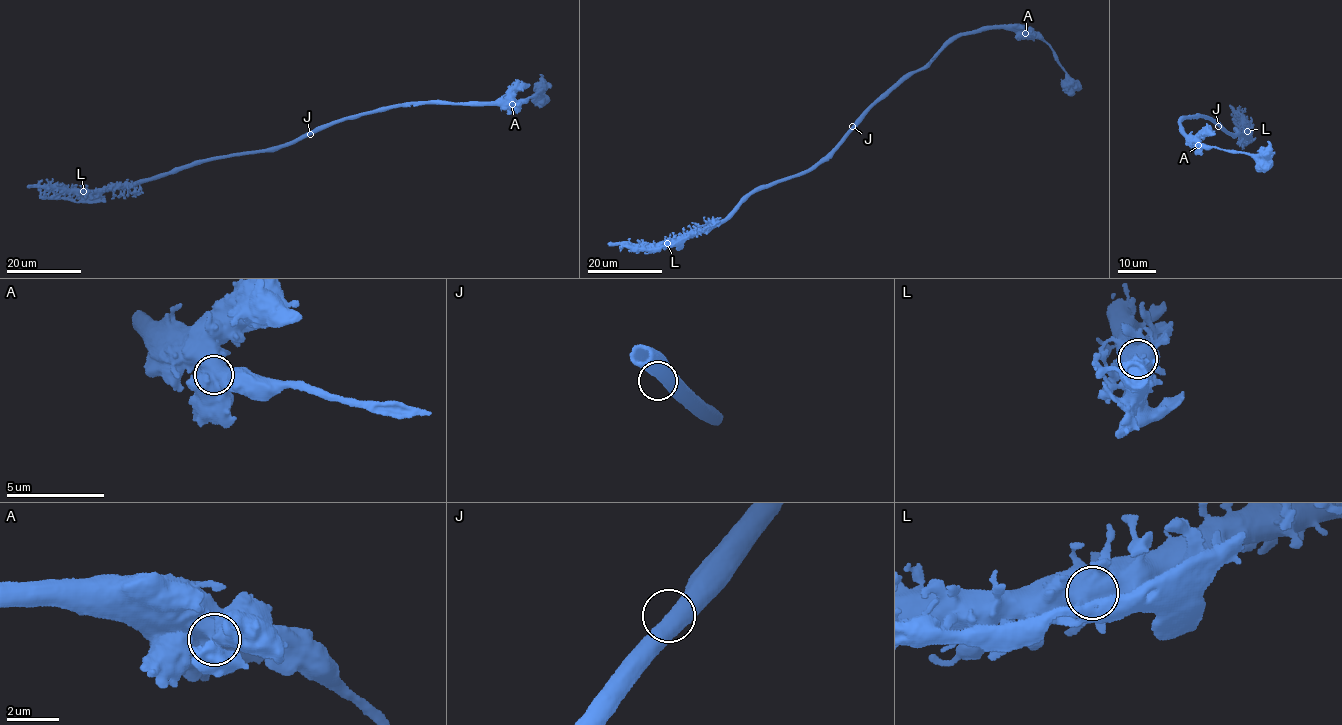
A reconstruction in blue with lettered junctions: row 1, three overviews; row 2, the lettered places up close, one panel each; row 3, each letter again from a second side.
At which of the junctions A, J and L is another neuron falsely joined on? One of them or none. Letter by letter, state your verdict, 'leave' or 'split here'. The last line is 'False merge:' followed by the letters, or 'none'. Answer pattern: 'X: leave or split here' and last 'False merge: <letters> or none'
A: leave
J: leave
L: leave
False merge: none

